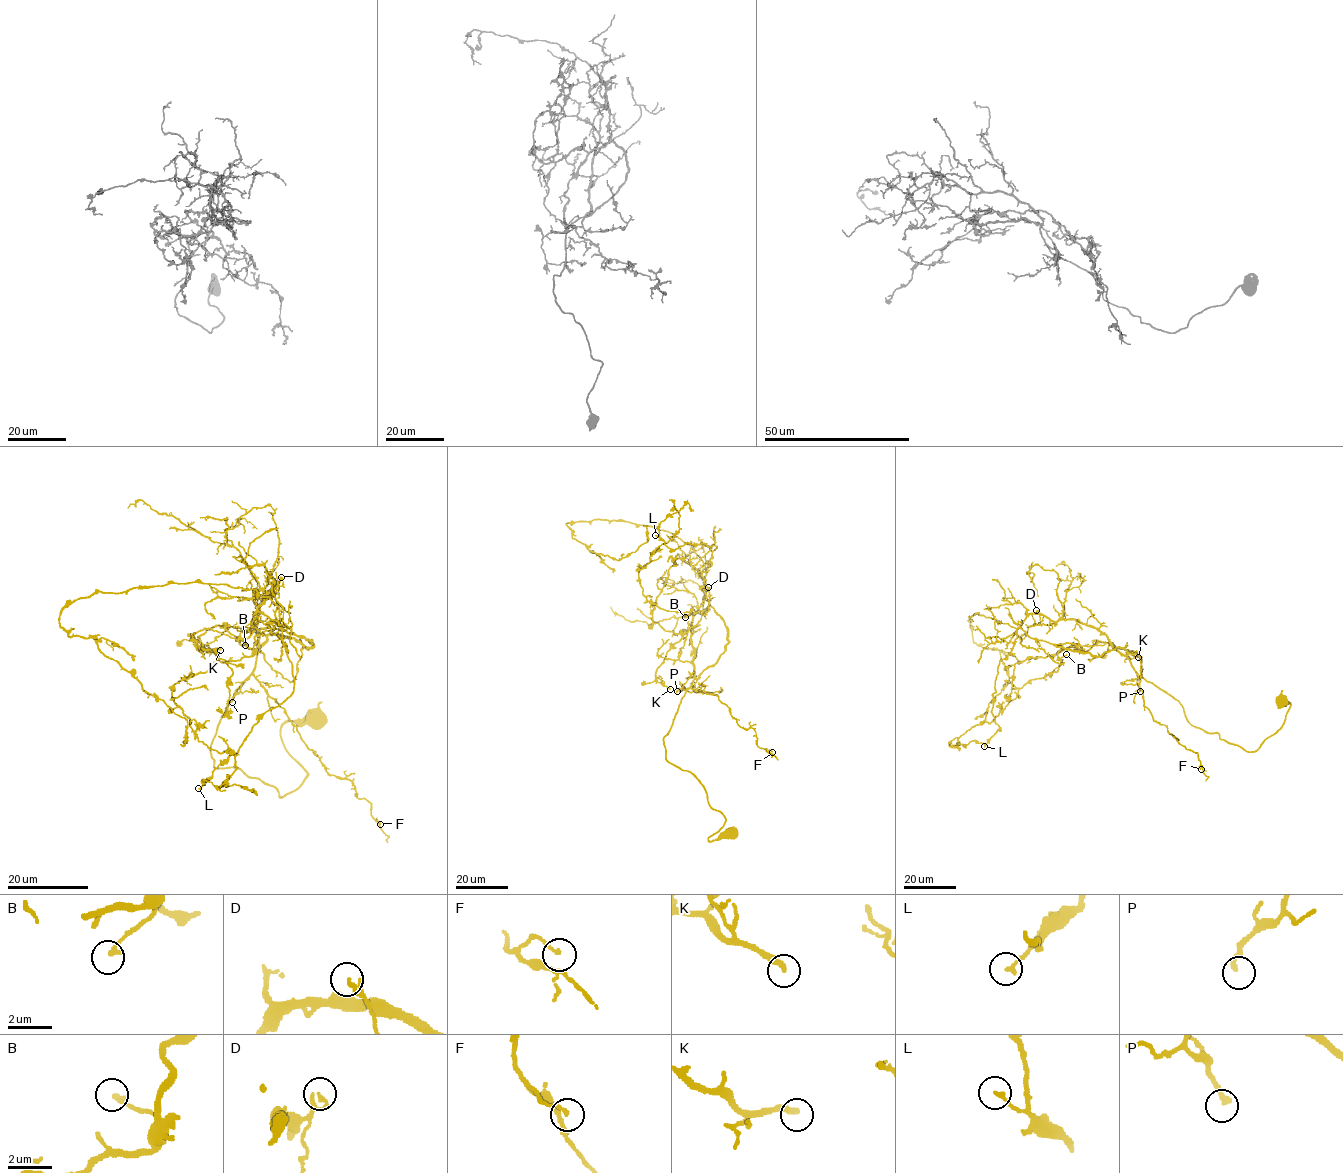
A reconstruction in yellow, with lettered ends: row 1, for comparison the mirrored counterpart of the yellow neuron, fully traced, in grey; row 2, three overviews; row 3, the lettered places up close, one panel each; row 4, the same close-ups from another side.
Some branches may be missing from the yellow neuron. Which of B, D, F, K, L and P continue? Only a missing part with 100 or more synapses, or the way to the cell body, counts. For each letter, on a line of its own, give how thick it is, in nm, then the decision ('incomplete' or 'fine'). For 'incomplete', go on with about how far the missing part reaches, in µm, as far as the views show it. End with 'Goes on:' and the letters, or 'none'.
B: 200 nm thick; fine
D: 130 nm thick; fine
F: 160 nm thick; fine
K: 240 nm thick; incomplete; about 60 µm are missing
L: 190 nm thick; fine
P: 240 nm thick; fine
Goes on: K

